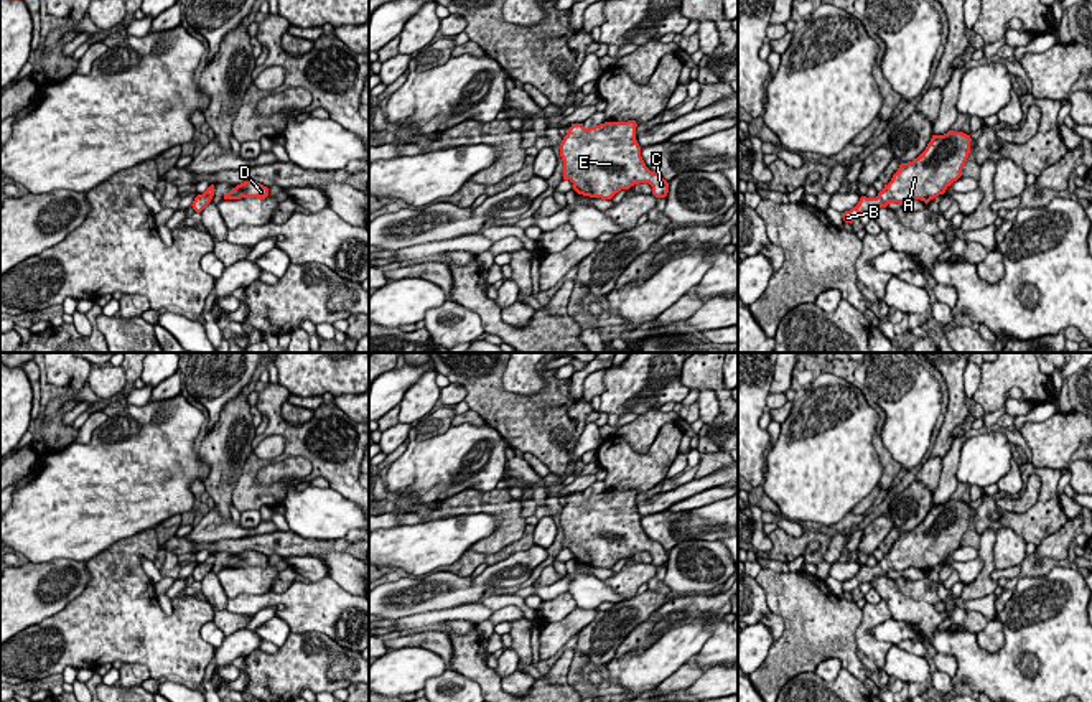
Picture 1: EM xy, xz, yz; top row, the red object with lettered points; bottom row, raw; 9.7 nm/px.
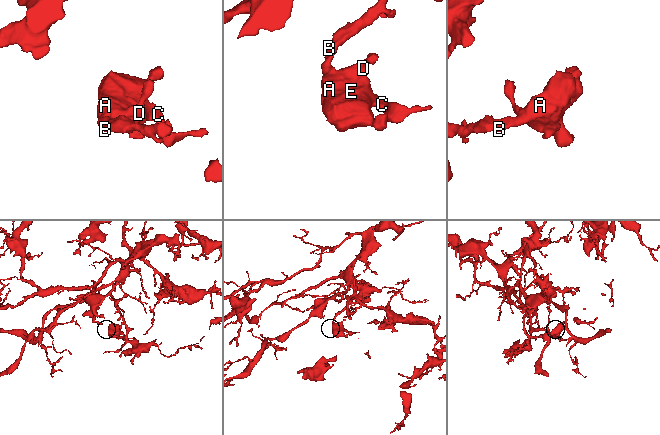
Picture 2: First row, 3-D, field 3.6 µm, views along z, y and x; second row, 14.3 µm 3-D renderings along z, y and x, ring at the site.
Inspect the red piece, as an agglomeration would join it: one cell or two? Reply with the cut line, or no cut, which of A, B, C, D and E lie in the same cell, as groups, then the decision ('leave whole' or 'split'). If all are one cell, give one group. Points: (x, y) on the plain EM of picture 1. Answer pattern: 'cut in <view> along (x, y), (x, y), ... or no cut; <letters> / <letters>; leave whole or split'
no cut; A B C D E; leave whole

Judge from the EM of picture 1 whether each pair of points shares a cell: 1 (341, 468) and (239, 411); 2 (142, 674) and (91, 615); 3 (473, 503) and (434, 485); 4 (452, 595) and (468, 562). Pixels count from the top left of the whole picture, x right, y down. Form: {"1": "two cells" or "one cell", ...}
{"1": "two cells", "2": "two cells", "3": "two cells", "4": "two cells"}

